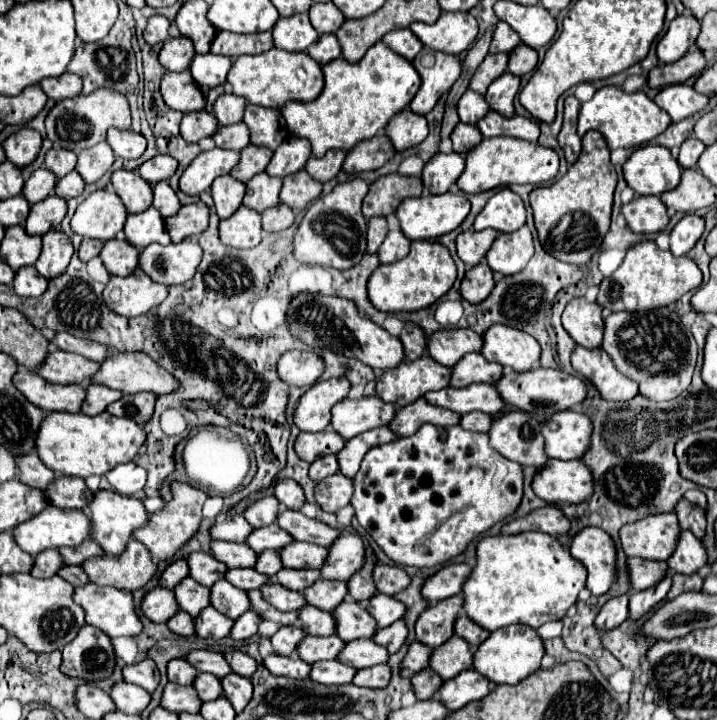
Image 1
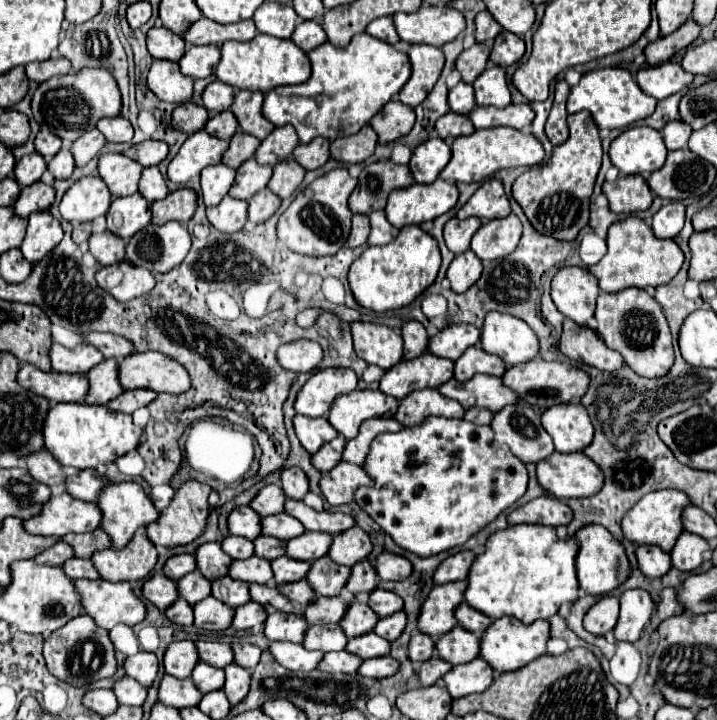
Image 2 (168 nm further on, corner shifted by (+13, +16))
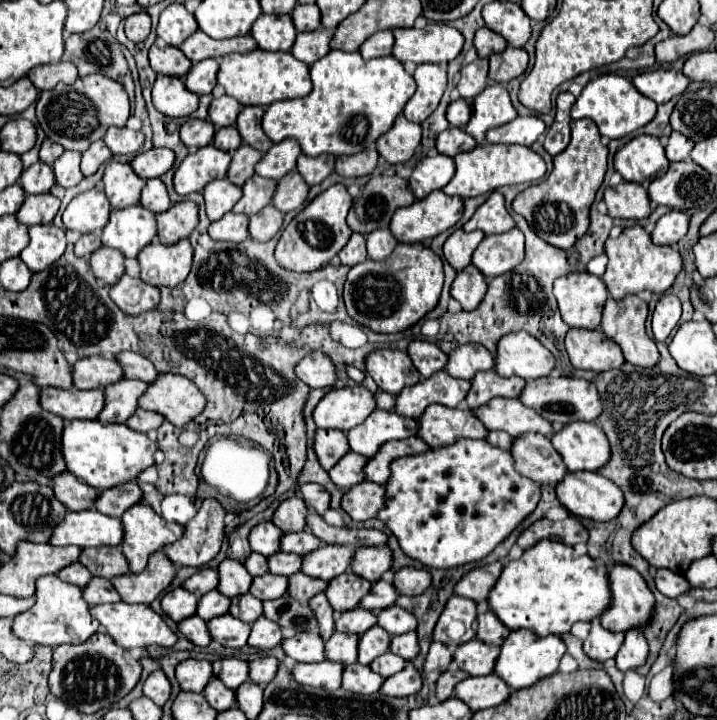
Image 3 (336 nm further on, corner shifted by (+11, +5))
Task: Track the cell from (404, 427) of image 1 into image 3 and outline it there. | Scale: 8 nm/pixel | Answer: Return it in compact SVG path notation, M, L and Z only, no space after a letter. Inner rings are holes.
M440 405L428 407L420 423L420 437L430 443L432 449L446 447L458 439L486 439L488 429L484 423L468 409L448 409Z

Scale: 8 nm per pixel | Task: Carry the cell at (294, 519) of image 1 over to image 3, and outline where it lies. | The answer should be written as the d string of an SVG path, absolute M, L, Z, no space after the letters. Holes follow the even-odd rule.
M308 515L308 529L326 545L346 545L346 547L382 547L388 543L388 535L378 529L348 529L332 527L322 515Z

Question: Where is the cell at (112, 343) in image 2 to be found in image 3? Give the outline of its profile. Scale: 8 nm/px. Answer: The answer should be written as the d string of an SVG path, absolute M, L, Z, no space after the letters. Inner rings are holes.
M124 351L118 355L120 365L124 367L124 373L128 379L140 379L144 383L154 383L158 379L158 369L152 367L152 361L134 353L134 351Z

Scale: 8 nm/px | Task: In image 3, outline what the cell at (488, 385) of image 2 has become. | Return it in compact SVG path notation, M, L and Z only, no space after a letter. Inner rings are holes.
M492 399L488 407L480 407L474 411L482 423L492 431L506 431L512 437L520 437L526 433L540 433L540 435L554 435L552 423L544 419L540 413L526 407L520 399Z

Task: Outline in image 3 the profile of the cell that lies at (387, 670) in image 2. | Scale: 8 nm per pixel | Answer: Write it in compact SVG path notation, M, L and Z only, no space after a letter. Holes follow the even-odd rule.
M408 663L400 673L388 677L380 689L380 693L388 697L410 697L422 689L422 675Z

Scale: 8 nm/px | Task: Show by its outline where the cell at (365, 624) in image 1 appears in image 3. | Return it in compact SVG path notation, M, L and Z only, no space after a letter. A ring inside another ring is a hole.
M372 627L366 633L360 635L360 647L358 647L358 663L370 665L376 657L384 655L390 649L390 635L380 627Z

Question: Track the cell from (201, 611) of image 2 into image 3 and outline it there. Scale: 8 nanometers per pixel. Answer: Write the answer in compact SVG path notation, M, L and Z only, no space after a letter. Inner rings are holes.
M220 615L216 619L210 619L208 627L214 641L222 643L224 647L234 647L234 649L244 647L250 635L250 625L242 623L240 619L232 615Z

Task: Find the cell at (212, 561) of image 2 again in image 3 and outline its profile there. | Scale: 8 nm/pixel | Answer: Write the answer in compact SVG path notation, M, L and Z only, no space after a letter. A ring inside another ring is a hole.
M224 559L218 567L218 573L220 573L218 591L228 597L240 597L248 593L254 579L240 561L232 561L232 559Z

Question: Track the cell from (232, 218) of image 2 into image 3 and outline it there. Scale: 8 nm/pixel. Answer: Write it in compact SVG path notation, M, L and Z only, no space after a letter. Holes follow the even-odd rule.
M226 213L220 221L210 223L208 235L216 241L230 241L230 243L242 243L248 239L248 217Z

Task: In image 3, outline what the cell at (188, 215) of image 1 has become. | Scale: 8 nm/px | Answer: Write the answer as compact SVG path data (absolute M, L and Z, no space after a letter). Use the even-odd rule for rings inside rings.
M182 201L172 205L168 211L156 215L158 239L164 245L174 245L188 237L198 225L198 205L194 201Z

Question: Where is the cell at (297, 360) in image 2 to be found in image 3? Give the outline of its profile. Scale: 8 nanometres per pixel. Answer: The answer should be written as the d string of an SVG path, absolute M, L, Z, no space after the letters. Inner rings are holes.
M312 351L296 365L296 375L312 389L334 387L338 375L332 359L322 351Z

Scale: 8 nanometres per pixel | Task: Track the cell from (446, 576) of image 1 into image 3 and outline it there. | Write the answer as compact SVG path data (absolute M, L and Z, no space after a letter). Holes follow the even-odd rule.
M492 563L492 565L484 565L478 569L472 569L468 575L464 575L460 579L460 585L456 585L456 595L460 597L468 597L476 603L488 601L488 593L492 591L492 587L496 585L500 573L504 569L504 563Z

